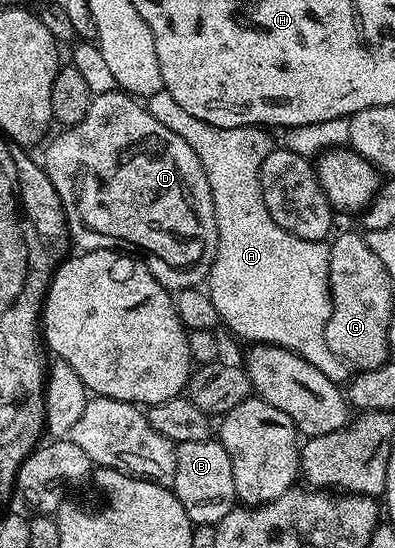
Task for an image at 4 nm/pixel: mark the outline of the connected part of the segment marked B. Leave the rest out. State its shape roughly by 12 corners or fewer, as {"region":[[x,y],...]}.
{"region":[[215,438],[176,447],[173,491],[192,525],[237,506]]}

